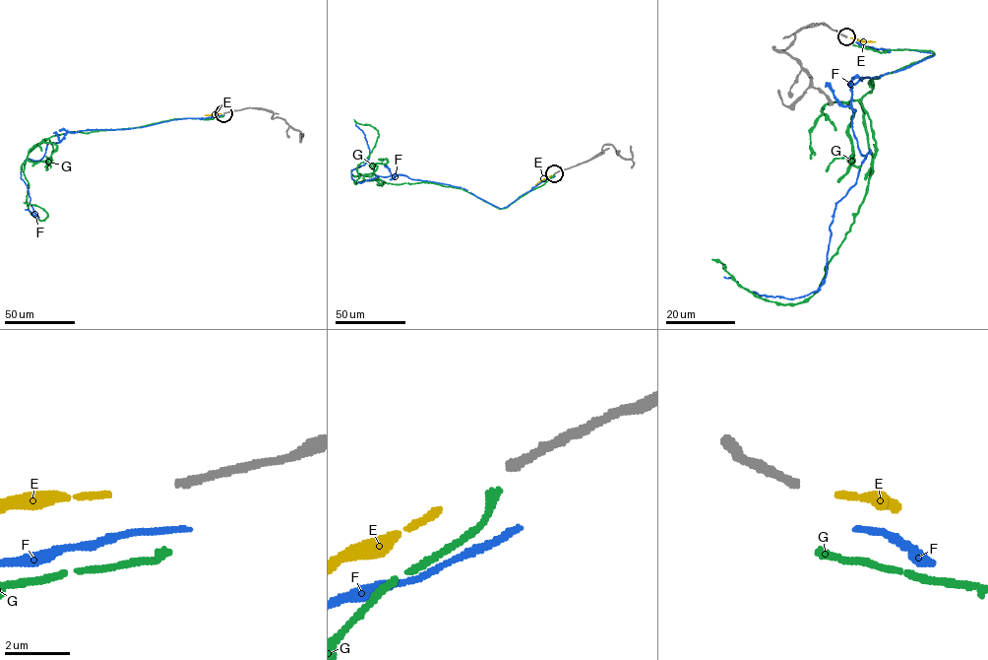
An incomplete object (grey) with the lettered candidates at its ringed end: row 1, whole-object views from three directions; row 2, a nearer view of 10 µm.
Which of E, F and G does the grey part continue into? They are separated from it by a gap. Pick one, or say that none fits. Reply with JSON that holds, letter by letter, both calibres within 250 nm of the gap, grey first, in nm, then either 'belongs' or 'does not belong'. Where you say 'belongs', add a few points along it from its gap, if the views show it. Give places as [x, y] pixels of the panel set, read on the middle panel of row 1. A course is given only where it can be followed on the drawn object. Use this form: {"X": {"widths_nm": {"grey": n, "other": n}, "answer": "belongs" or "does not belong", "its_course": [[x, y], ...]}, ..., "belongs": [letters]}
{"E": {"widths_nm": {"grey": 280, "other": 200}, "answer": "belongs", "its_course": [[551, 175], [535, 185]]}, "F": {"widths_nm": {"grey": 280, "other": 200}, "answer": "does not belong"}, "G": {"widths_nm": {"grey": 280, "other": 280}, "answer": "does not belong"}, "belongs": ["E"]}

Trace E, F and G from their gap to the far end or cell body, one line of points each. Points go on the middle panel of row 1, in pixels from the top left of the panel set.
E: (551, 175), (535, 185)
F: (555, 175), (503, 208), (463, 188), (404, 175), (357, 182), (351, 171), (368, 161), (369, 151), (356, 124)
G: (554, 174), (502, 208), (462, 188), (431, 182), (378, 179), (356, 183), (357, 167), (379, 134), (353, 119)

